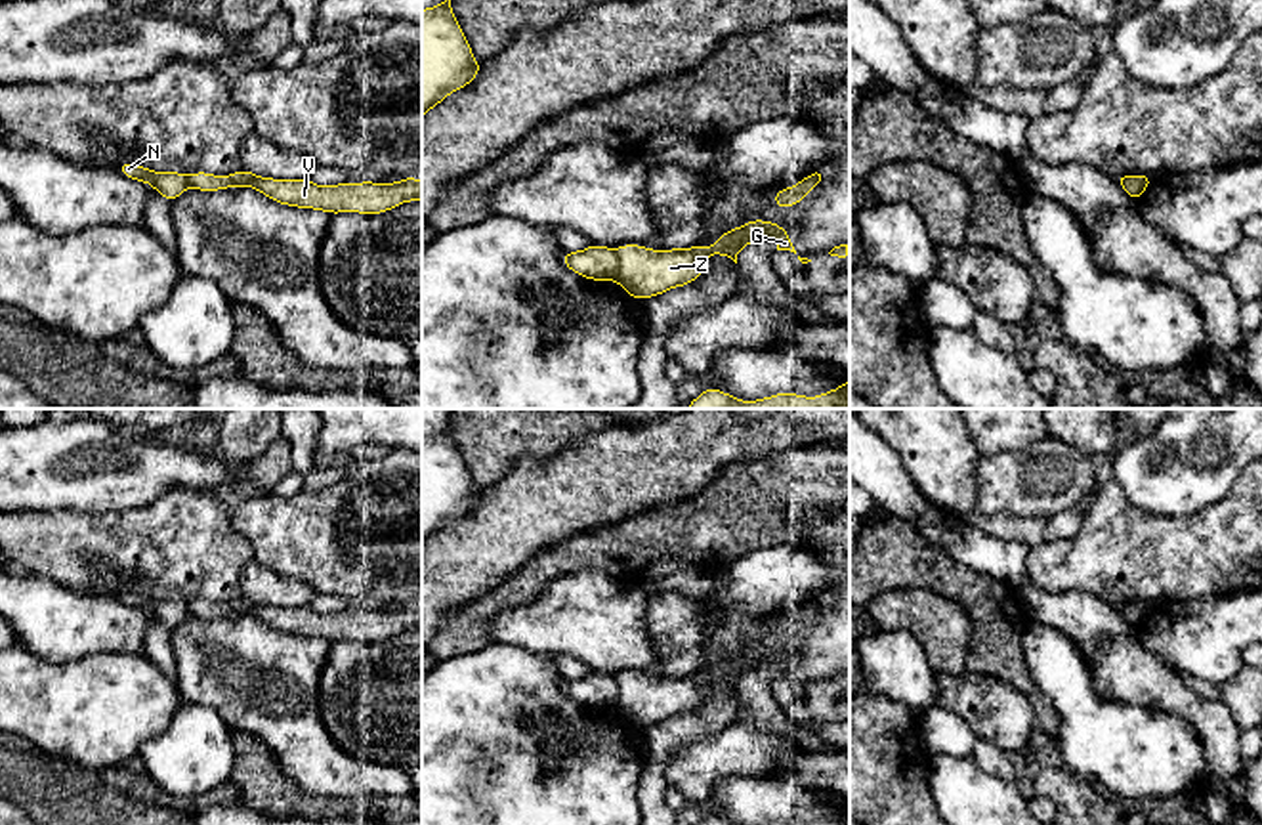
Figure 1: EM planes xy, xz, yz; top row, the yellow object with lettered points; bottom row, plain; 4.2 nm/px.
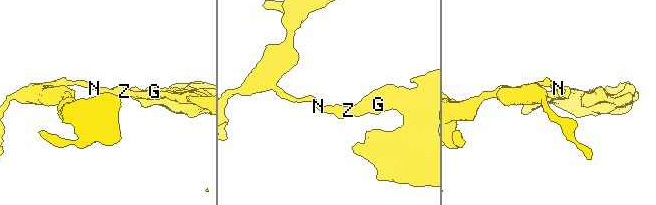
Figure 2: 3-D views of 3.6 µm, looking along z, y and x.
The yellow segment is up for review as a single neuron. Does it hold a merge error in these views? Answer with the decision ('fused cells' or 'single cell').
fused cells

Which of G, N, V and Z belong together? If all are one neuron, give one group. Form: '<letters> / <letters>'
G V Z / N

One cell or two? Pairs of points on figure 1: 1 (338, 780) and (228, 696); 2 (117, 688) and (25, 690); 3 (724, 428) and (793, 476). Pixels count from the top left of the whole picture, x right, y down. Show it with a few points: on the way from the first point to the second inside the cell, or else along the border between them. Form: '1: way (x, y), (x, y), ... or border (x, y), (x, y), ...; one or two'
1: way (312, 753), (254, 696); one
2: way (94, 690), (48, 690); one
3: border (808, 444), (739, 459), (722, 470); two

